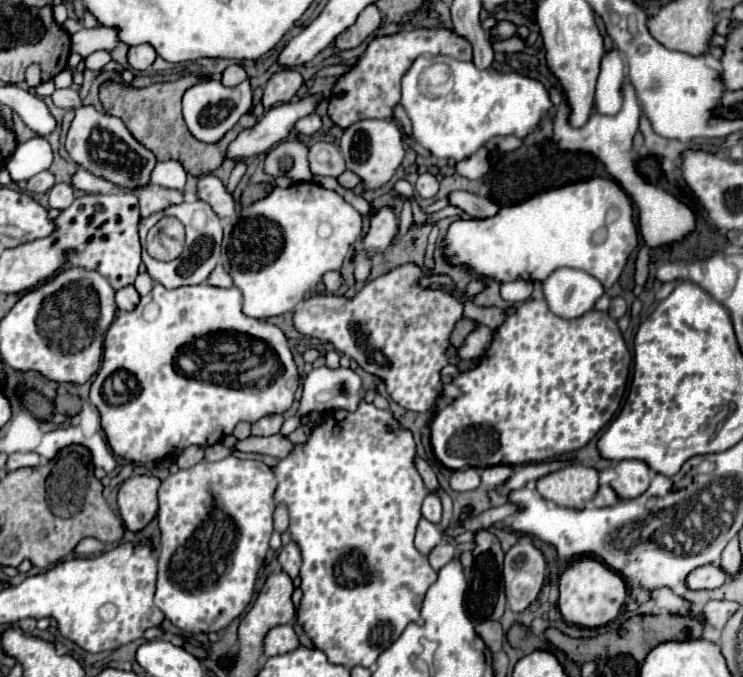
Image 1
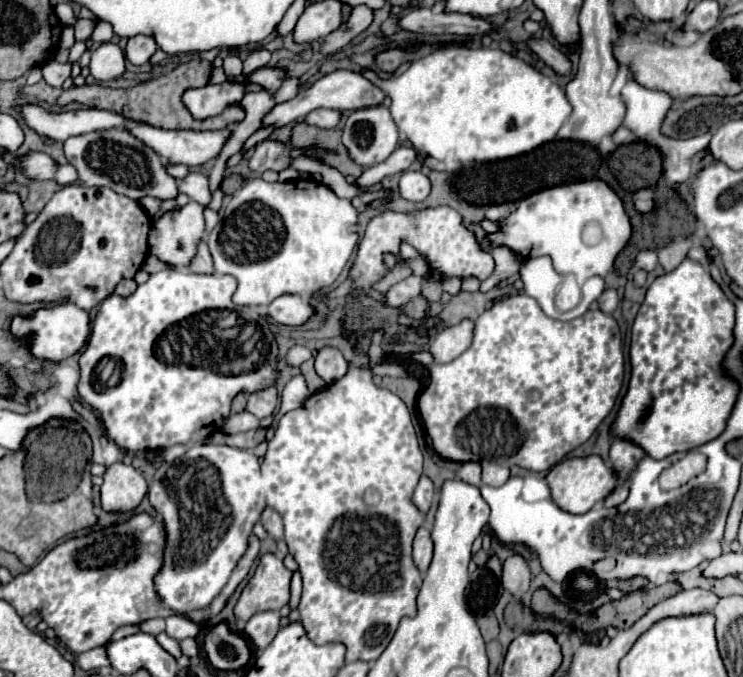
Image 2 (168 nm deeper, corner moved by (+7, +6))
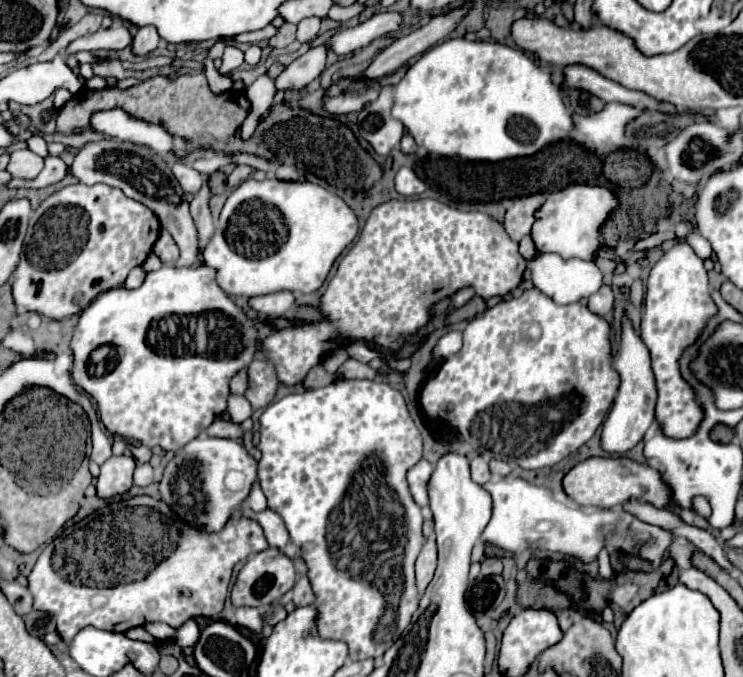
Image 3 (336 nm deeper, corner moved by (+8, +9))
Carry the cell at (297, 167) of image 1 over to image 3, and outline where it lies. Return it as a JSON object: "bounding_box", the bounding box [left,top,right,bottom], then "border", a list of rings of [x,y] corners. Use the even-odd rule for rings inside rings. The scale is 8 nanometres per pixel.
{"bounding_box":[226,164,252,188],"border":[[[240,164],[240,166],[236,166],[230,174],[228,174],[228,180],[226,180],[226,188],[232,188],[232,186],[238,186],[240,182],[244,182],[246,178],[250,178],[250,174],[252,174],[252,168],[250,166],[244,166],[244,164]]]}

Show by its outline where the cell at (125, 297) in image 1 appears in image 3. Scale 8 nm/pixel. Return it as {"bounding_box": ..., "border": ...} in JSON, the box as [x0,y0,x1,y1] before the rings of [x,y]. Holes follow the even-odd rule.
{"bounding_box":[124,266,146,288],"border":[[[136,266],[136,268],[128,274],[124,286],[126,286],[126,288],[138,288],[138,286],[142,286],[144,278],[146,278],[146,272],[142,270],[142,266]]]}

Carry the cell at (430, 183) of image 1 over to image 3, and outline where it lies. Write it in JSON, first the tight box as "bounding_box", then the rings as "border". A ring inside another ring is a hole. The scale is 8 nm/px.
{"bounding_box":[396,168,426,196],"border":[[[400,168],[396,174],[396,190],[404,196],[420,196],[426,190],[426,184],[414,174],[412,168]]]}

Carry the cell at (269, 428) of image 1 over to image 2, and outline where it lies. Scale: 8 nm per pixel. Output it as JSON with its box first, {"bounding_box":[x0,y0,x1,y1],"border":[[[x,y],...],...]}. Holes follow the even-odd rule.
{"bounding_box":[247,387,277,419],"border":[[[269,387],[269,389],[263,389],[263,391],[249,395],[247,411],[253,413],[255,417],[259,417],[259,419],[273,415],[275,407],[277,407],[277,389],[275,387]]]}

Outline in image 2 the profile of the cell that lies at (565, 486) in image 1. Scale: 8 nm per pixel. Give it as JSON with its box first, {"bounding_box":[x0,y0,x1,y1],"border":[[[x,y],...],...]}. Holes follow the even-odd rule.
{"bounding_box":[545,455,617,513],"border":[[[599,455],[563,459],[553,469],[549,469],[545,481],[551,489],[551,499],[569,513],[587,513],[595,503],[603,501],[617,485],[617,477],[613,475],[613,471],[605,465],[605,461]]]}

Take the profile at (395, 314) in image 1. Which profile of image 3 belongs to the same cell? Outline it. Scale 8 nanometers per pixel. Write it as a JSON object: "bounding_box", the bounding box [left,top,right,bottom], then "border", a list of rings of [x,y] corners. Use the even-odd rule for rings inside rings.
{"bounding_box":[248,290,294,318],"border":[[[282,290],[282,292],[264,294],[264,296],[252,296],[252,298],[248,298],[248,304],[252,310],[256,310],[260,314],[280,318],[292,310],[294,296],[292,296],[292,292]]]}

